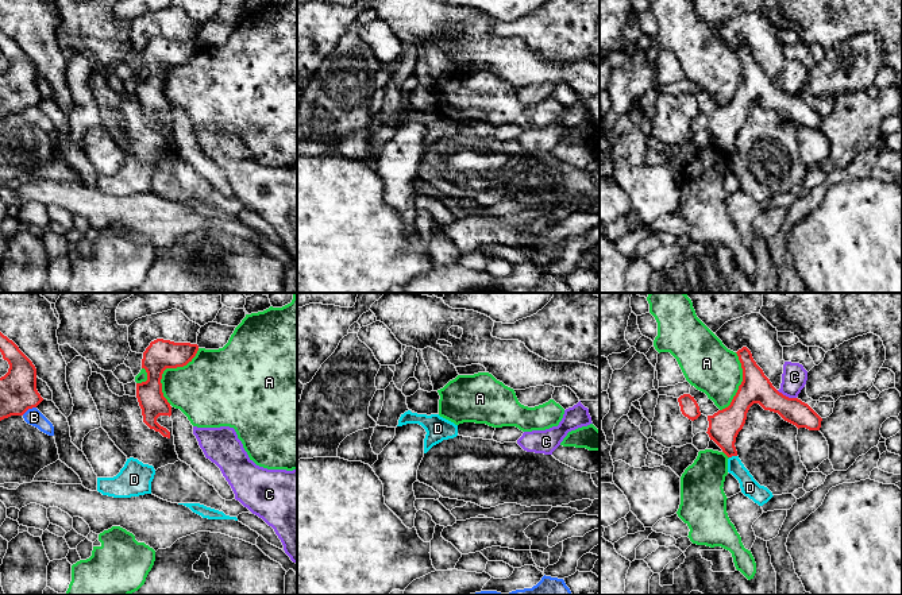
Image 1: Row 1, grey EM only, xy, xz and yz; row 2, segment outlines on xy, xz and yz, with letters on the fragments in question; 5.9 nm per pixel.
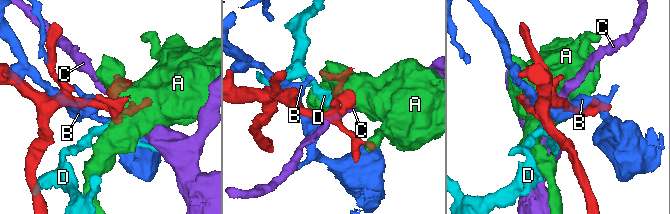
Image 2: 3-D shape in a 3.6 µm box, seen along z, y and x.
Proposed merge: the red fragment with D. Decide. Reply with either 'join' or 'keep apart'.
keep apart

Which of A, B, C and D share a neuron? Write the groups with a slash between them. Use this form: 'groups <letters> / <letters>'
groups A / B / C / D

